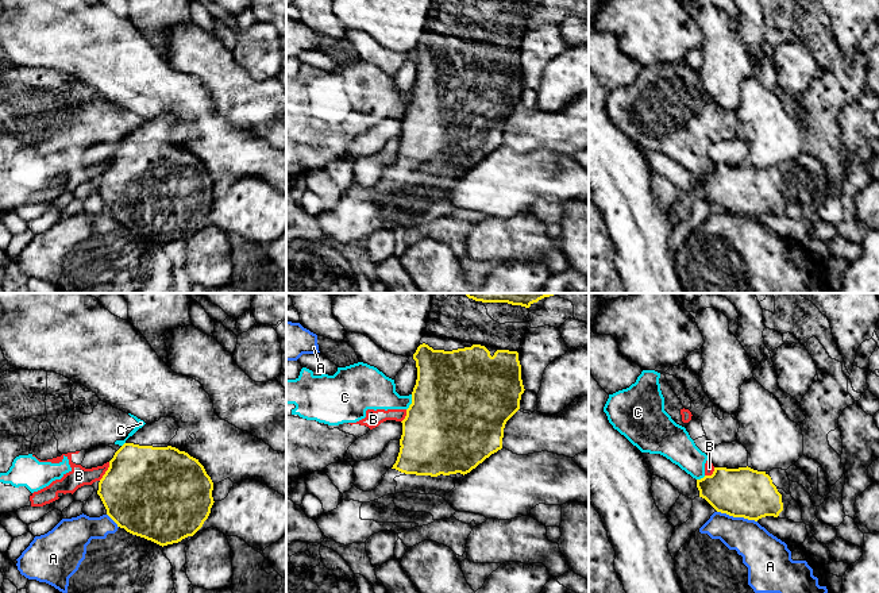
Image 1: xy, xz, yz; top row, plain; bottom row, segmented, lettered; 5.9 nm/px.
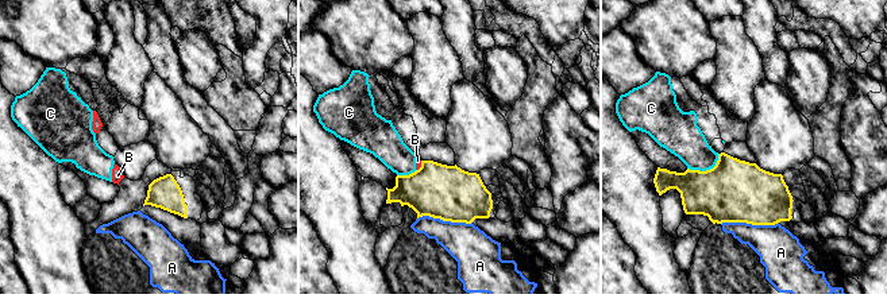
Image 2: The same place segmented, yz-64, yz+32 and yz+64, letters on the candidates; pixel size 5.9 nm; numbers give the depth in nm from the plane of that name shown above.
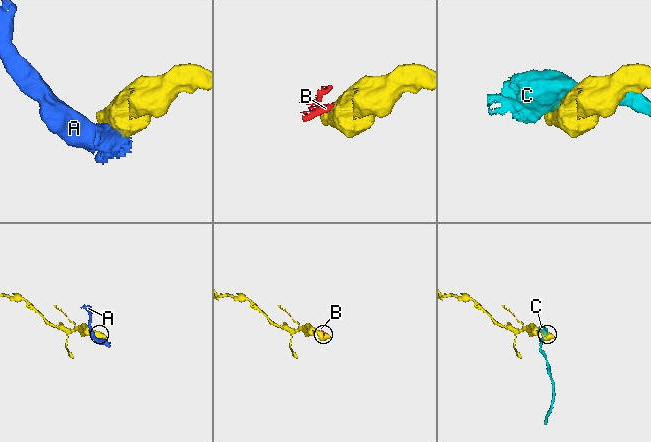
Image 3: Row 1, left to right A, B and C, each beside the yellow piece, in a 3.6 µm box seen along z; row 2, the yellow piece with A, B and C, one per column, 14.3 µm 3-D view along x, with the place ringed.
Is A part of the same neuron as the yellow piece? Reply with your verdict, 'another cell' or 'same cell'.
another cell

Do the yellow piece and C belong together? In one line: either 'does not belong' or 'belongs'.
does not belong

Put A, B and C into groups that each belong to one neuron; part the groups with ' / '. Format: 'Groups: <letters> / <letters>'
Groups: A / B C

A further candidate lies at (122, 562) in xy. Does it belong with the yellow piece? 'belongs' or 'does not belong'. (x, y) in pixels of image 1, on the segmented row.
does not belong

